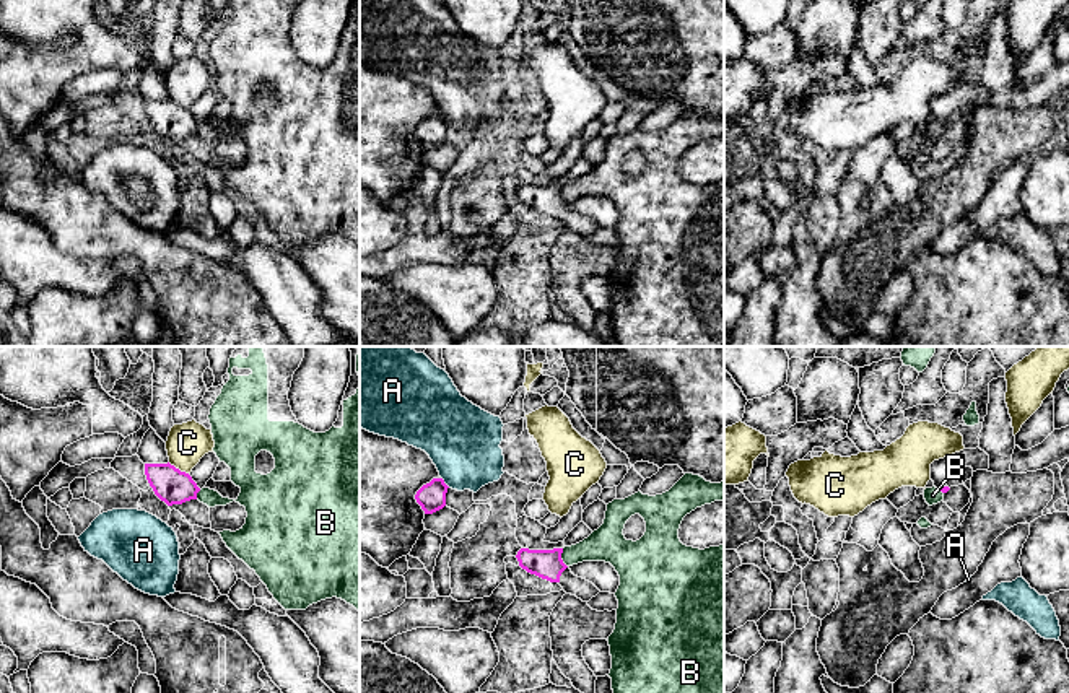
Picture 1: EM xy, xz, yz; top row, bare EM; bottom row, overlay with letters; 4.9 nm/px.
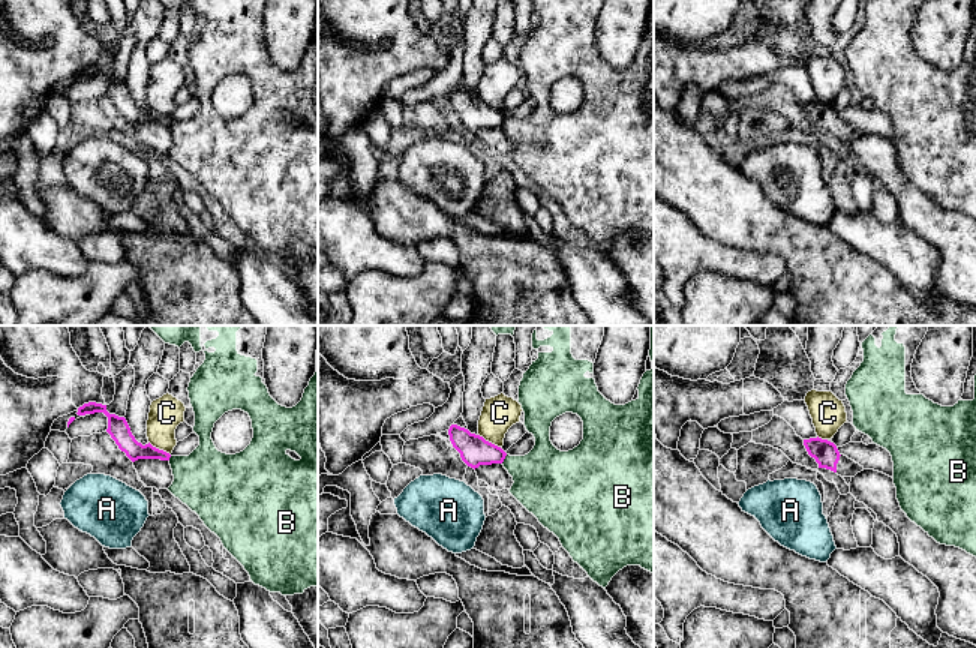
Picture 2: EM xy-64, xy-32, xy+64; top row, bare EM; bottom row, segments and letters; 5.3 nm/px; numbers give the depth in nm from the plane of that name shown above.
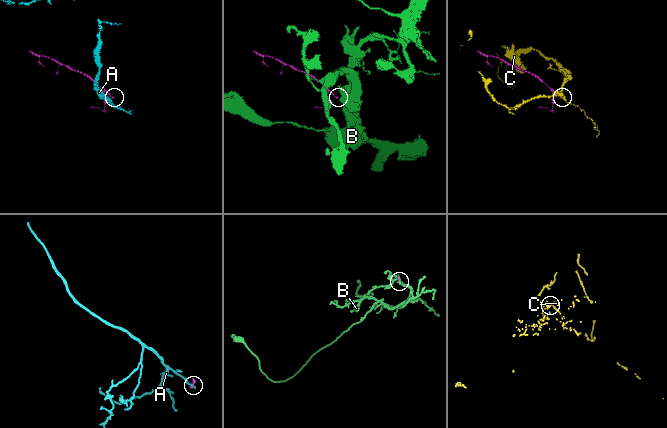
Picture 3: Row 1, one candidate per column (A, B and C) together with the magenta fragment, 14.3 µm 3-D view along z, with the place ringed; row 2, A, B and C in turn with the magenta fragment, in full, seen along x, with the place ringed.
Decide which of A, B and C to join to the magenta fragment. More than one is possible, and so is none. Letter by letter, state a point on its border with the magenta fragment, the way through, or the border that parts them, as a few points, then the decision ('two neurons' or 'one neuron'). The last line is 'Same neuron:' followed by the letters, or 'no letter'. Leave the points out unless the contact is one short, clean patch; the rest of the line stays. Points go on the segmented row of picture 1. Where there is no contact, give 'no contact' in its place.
A: xz (443, 482) | along xz (441, 477), (449, 487) | two neurons
B: xz (560, 558) | along xz (562, 549), (562, 562), (567, 566) | two neurons
C: xy (178, 469) | along xy (168, 462), (187, 474) | two neurons
Same neuron: no letter

